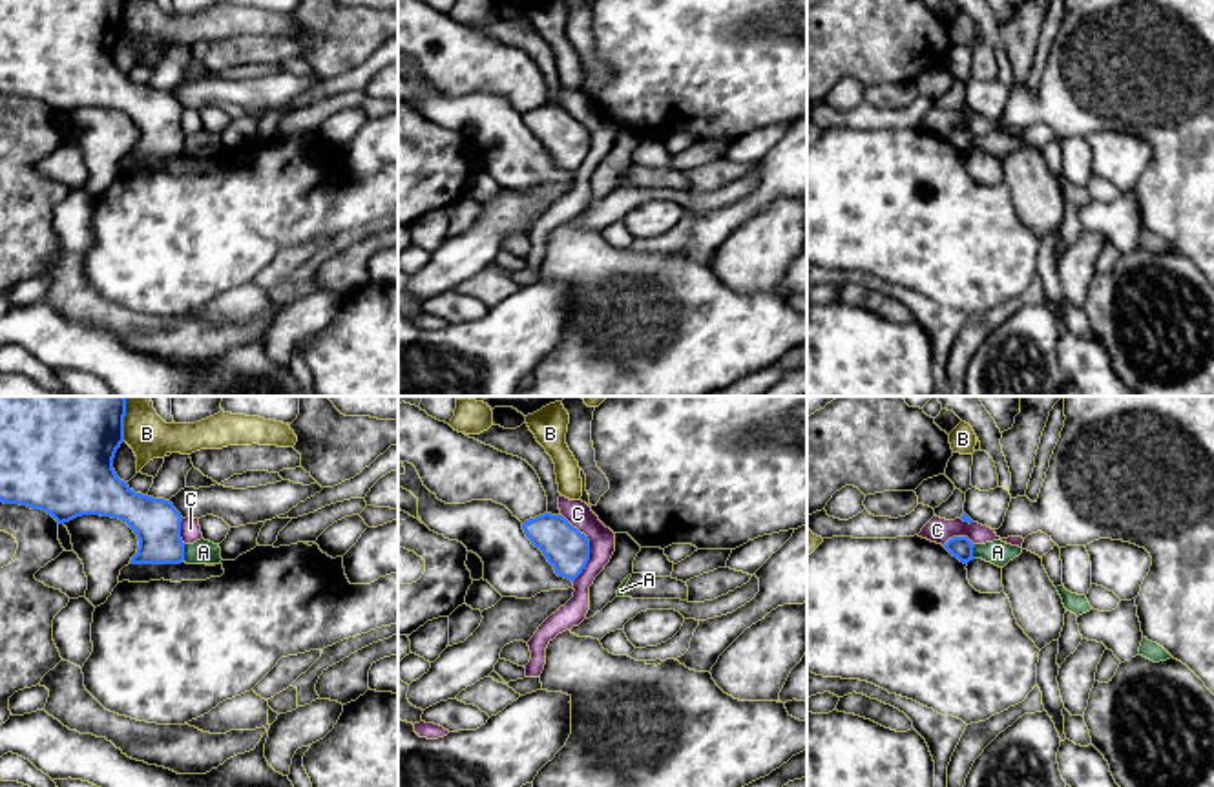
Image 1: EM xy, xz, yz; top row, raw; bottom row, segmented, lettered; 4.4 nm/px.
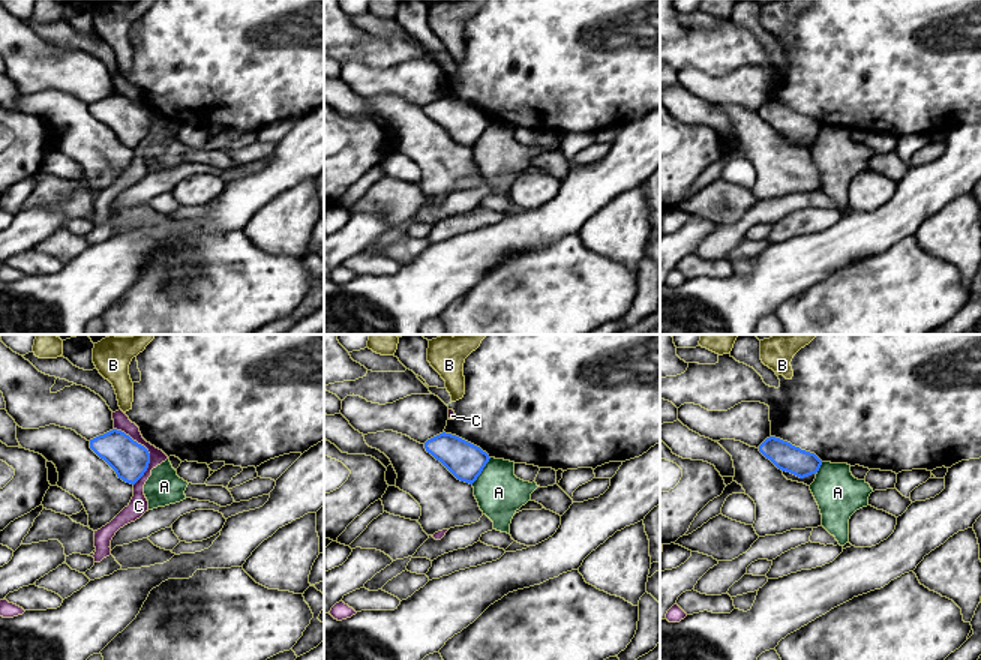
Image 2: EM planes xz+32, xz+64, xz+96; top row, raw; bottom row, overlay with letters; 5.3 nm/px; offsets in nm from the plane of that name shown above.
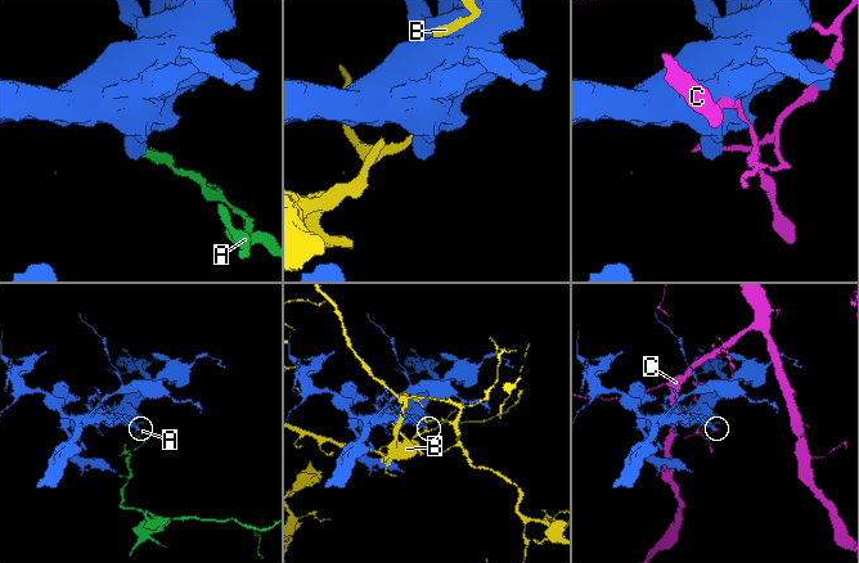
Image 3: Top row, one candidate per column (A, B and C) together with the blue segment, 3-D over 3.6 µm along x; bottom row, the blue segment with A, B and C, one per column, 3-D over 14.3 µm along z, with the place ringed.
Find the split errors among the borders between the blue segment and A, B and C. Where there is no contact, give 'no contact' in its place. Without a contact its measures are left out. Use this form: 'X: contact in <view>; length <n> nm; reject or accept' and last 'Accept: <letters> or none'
A: contact in xy; length 80 nm; reject
B: contact in xy; length 140 nm; reject
C: contact in xz; length 300 nm; reject
Accept: none

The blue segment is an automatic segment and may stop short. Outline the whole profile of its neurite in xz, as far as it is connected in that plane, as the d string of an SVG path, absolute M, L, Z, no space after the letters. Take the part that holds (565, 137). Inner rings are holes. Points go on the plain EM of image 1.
M539 106L526 111L522 121L559 168L573 173L586 159L590 152L590 131L562 106Z

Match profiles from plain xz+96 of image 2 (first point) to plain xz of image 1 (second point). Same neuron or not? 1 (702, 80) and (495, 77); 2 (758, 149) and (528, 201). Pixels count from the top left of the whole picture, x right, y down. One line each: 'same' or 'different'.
1: same
2: different

